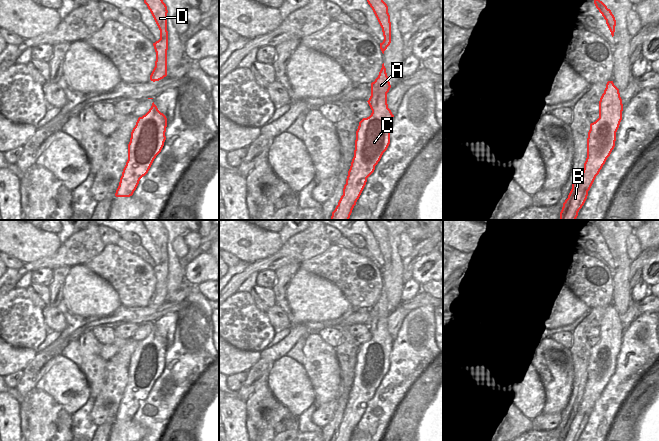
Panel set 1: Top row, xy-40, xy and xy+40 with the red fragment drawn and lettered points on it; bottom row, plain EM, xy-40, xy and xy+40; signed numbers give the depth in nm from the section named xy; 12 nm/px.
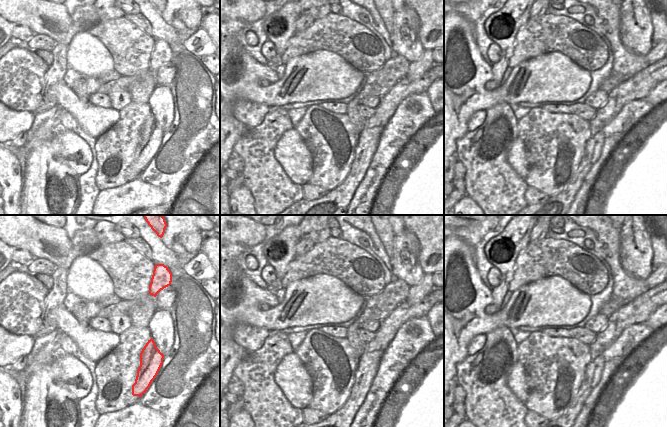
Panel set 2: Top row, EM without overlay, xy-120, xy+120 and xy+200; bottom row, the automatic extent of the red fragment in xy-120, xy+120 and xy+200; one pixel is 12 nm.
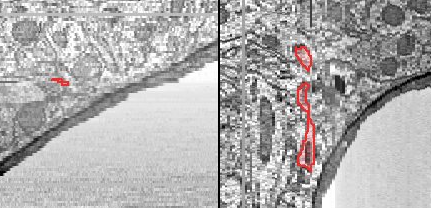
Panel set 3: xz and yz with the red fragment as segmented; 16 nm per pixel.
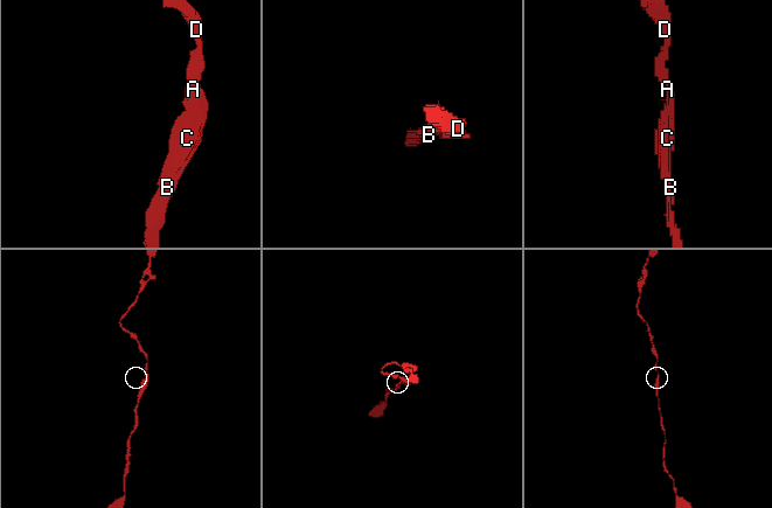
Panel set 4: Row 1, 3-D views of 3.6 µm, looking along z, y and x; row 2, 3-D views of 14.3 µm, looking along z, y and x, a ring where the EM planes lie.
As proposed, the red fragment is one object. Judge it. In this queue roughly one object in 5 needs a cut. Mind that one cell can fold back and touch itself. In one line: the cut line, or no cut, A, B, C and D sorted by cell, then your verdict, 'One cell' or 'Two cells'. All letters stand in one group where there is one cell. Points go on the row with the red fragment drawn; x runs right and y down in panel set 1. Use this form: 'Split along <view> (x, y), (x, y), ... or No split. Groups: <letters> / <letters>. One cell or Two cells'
No split. Groups: A B C D. One cell

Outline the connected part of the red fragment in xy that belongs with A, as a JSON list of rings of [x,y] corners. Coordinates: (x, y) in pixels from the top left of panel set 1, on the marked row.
[[[383,63],[378,77],[371,83],[371,96],[367,101],[372,113],[369,117],[363,118],[359,122],[356,131],[354,157],[348,171],[346,184],[343,188],[343,195],[335,210],[332,212],[330,220],[349,220],[352,210],[366,185],[367,178],[374,172],[375,166],[378,164],[383,153],[390,144],[390,130],[394,117],[387,104],[387,93],[390,88],[391,85]]]

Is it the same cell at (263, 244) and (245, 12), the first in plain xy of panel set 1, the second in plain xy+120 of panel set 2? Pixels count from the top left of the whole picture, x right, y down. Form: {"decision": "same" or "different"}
{"decision": "same"}

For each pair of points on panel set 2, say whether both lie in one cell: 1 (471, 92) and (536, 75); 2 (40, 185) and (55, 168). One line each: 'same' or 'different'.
1: same
2: same

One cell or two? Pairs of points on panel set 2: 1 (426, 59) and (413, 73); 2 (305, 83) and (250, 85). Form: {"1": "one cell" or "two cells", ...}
{"1": "one cell", "2": "one cell"}

